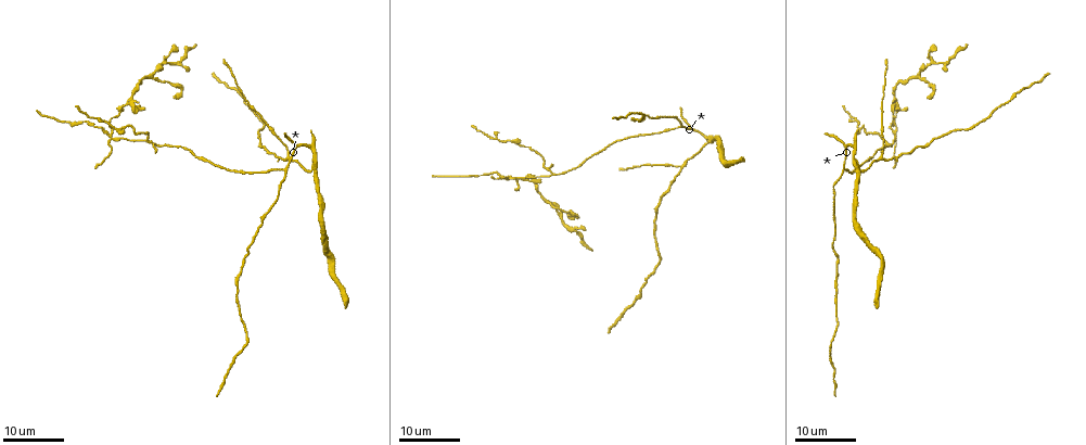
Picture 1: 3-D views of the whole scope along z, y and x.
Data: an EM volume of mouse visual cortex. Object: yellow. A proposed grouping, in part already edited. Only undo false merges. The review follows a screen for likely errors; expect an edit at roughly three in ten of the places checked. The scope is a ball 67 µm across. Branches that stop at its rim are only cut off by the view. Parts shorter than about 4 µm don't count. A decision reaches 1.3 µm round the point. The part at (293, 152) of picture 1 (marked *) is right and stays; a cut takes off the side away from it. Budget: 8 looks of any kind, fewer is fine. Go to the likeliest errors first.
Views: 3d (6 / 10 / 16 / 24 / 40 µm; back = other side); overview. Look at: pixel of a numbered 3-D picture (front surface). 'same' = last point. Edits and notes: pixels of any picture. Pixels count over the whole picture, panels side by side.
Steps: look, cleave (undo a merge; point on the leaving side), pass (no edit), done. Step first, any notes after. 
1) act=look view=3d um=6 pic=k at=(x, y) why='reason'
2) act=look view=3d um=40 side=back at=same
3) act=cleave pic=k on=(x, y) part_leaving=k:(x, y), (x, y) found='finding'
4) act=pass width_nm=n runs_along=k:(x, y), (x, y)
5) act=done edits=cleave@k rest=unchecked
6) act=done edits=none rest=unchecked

act=look view=3d um=16 pic=1 at=(894, 135) why='four arms meet'

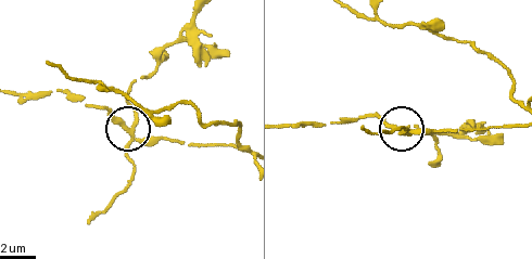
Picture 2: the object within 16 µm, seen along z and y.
act=look view=3d um=6 pic=2 at=(132, 125)

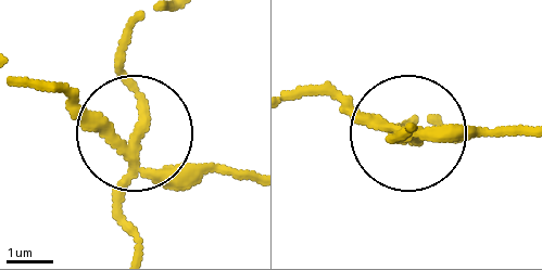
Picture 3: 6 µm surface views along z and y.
act=look view=3d um=6 side=back pic=3 at=(131, 140)

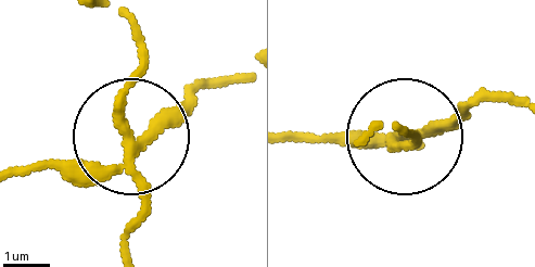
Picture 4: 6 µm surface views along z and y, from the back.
act=cleave pic=4 on=(132, 85) arms=4 part_leaving=4:(136, 154), (124, 112), (136, 41), (124, 18) found='a second neuron is stuck on'

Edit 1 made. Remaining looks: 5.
act=look view=3d um=24 pic=1 at=(157, 143) why='looks like a crossing'

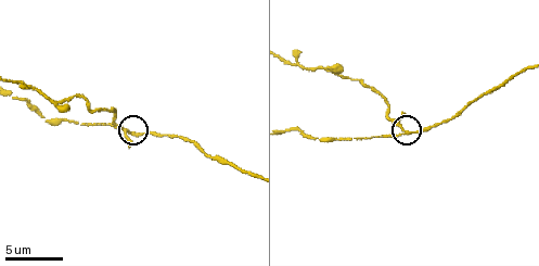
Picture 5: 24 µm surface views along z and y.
act=look view=3d um=10 pic=5 at=(129, 134)

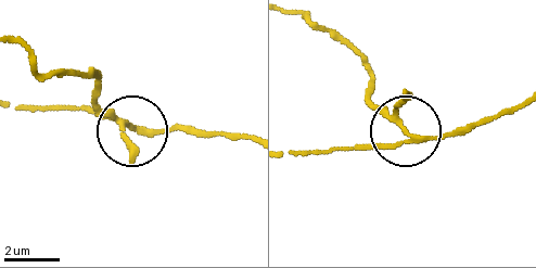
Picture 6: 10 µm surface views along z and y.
act=look view=3d um=10 side=back pic=6 at=(134, 129)

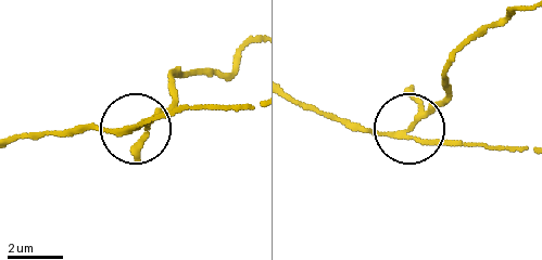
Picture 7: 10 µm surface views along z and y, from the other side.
act=cleave pic=7 on=(146, 137) side_arm_um=20 part_leaving=7:(399, 132), (438, 104), (459, 48), (515, 11) found='two neurons meet here'

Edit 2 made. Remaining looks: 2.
act=done edits=cleave@4,cleave@7 rest=unchecked

